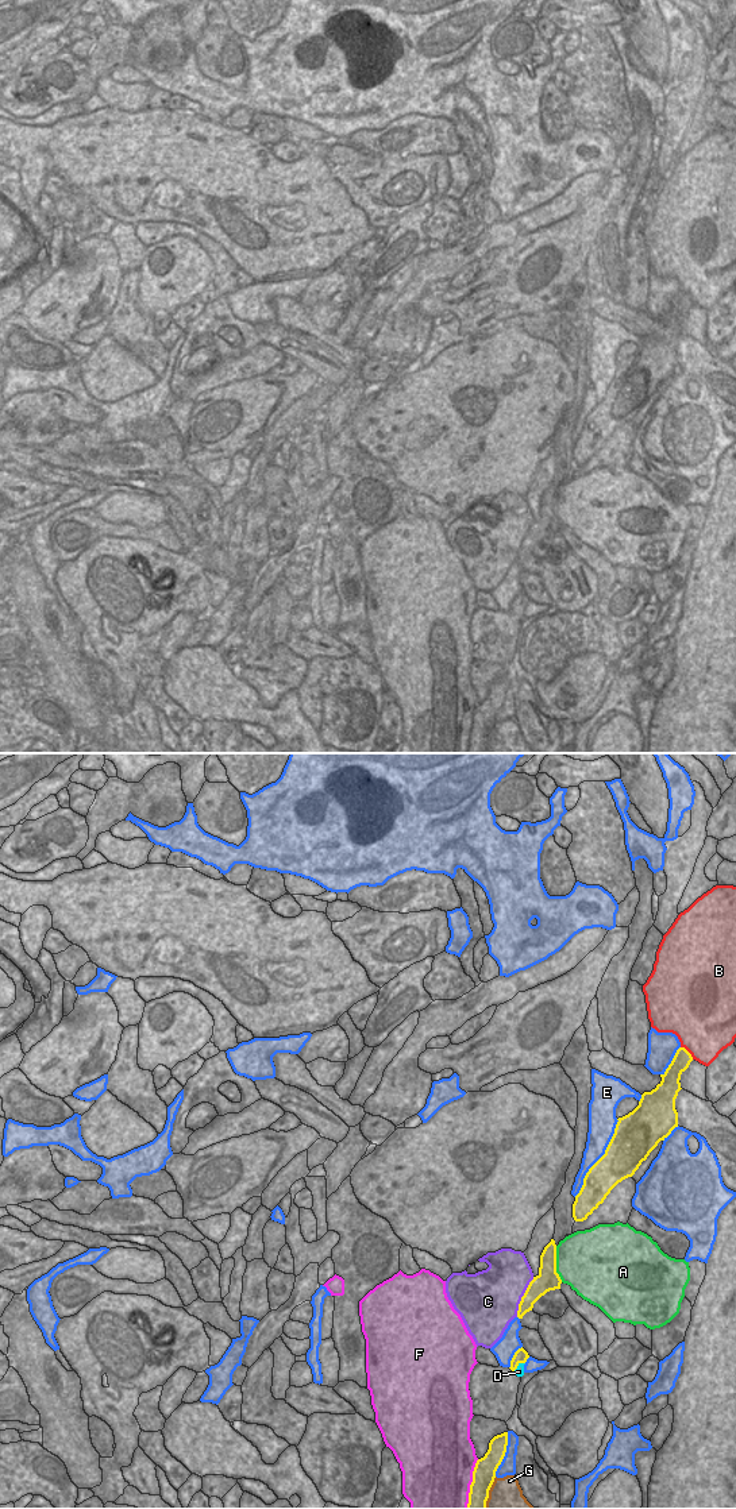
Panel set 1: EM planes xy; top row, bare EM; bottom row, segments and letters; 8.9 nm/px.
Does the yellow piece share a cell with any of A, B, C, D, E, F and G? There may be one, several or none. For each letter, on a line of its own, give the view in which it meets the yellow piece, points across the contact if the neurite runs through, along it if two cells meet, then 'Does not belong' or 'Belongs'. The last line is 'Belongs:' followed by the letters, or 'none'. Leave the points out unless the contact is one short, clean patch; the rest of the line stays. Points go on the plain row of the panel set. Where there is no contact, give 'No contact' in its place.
A: Touches yellow in xy. Does not belong
B: Touches yellow in xy. Does not belong
C: Touches yellow in xy. Does not belong
D: Touches yellow in xy. Boundary: xy (524, 606), (513, 614). Does not belong
E: Touches yellow in xy. Does not belong
F: Touches yellow in xy. Does not belong
G: Touches yellow in xy. Does not belong
Belongs: none.

